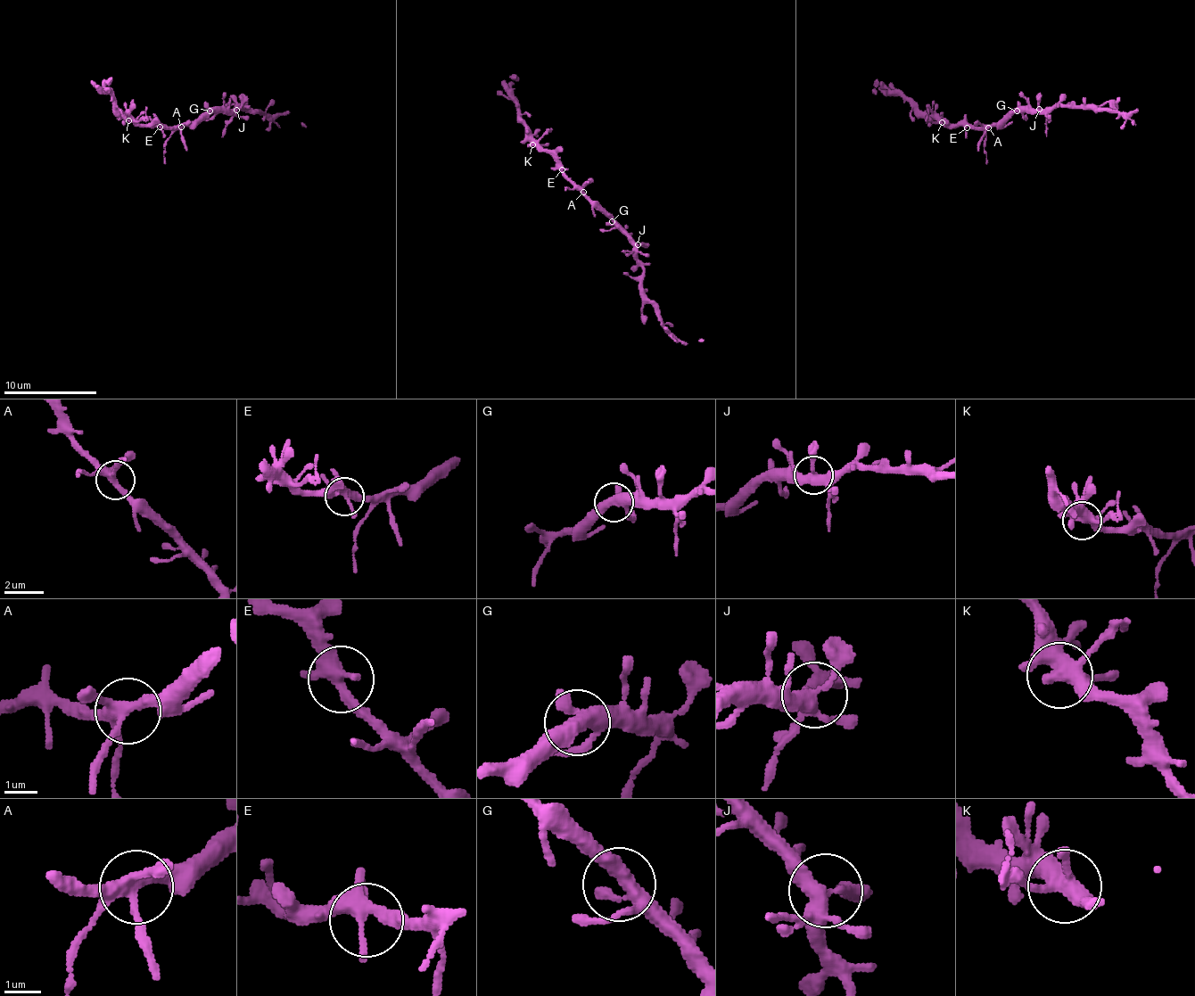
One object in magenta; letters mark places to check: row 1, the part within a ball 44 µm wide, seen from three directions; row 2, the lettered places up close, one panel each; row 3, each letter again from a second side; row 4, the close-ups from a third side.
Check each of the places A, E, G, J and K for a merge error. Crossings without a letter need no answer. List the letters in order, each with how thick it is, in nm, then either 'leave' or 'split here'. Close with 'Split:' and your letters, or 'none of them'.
A: calibre 320 nm; leave
E: calibre 320 nm; leave
G: calibre 360 nm; leave
J: calibre 400 nm; leave
K: calibre 420 nm; leave
Split: none of them

